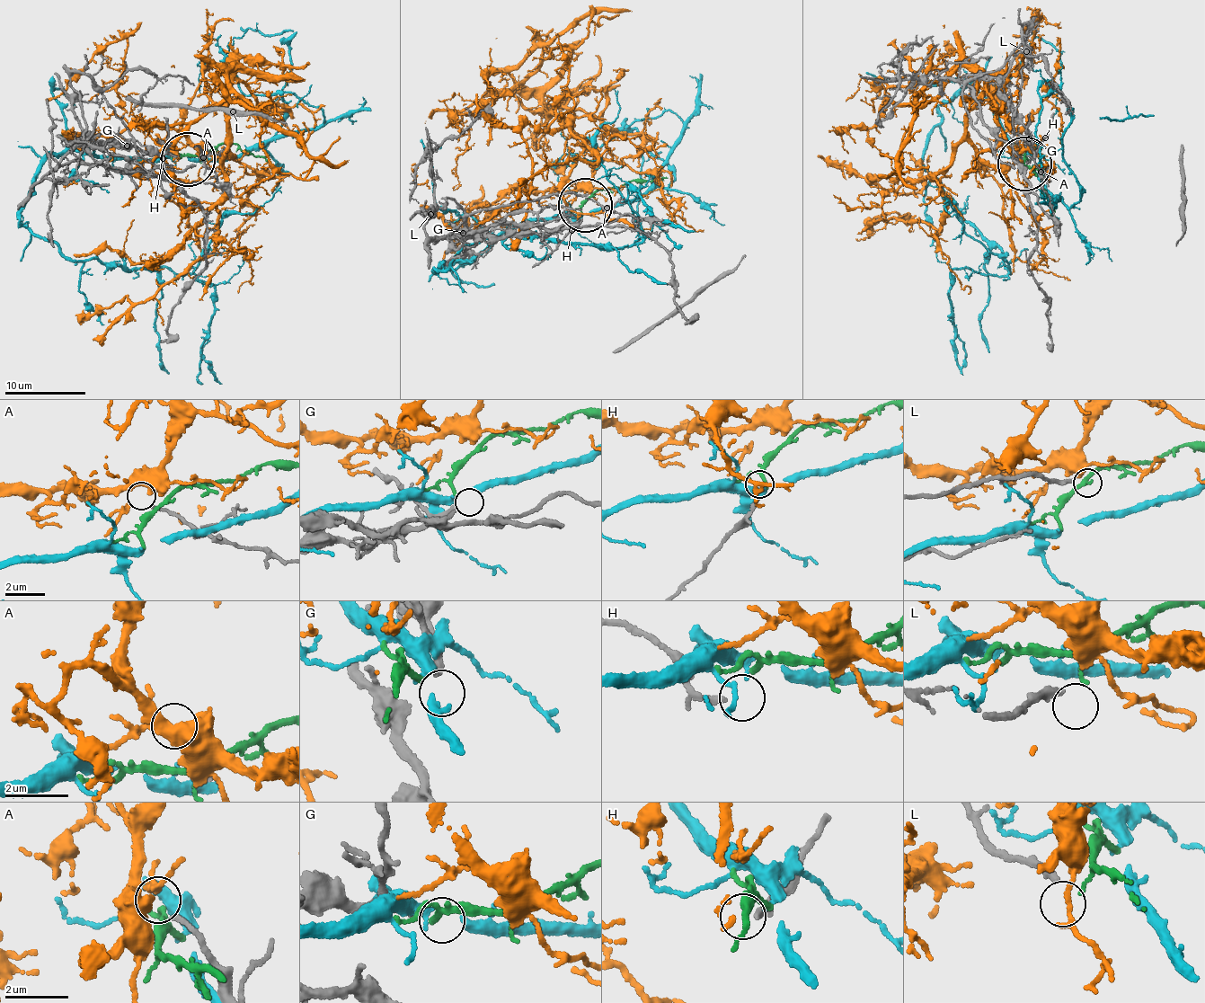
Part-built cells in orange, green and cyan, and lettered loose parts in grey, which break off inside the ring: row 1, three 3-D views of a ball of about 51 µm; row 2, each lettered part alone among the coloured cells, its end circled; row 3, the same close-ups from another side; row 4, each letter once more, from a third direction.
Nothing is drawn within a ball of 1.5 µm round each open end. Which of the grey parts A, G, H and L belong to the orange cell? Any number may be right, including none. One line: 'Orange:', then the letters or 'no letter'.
Orange: A

